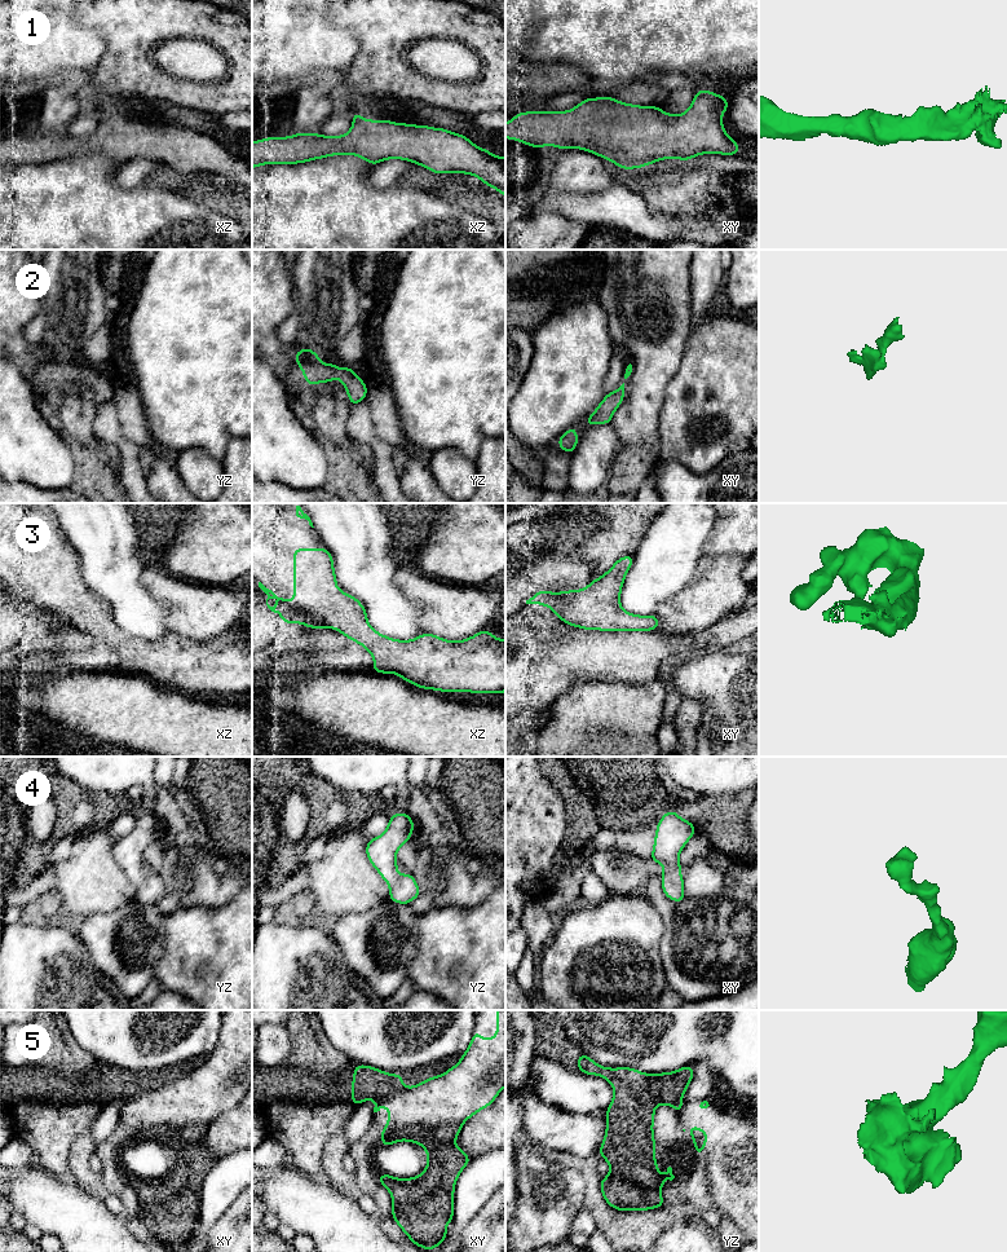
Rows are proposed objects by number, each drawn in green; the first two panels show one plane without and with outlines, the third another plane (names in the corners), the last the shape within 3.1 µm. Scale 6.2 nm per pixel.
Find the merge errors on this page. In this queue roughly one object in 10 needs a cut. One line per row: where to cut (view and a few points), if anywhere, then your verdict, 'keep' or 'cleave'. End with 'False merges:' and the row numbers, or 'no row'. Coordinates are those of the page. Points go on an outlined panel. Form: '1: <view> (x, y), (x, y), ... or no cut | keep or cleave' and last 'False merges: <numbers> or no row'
1: no cut | keep
2: no cut | keep
3: no cut | keep
4: no cut | keep
5: yz (670, 1072), (674, 1083), (680, 1076), (685, 1076), (685, 1089) | cleave
False merges: 5

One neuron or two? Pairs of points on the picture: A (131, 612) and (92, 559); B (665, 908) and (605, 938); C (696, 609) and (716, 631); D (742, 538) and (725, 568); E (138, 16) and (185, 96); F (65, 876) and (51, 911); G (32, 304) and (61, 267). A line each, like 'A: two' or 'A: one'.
A: one
B: two
C: two
D: two
E: one
F: two
G: two

